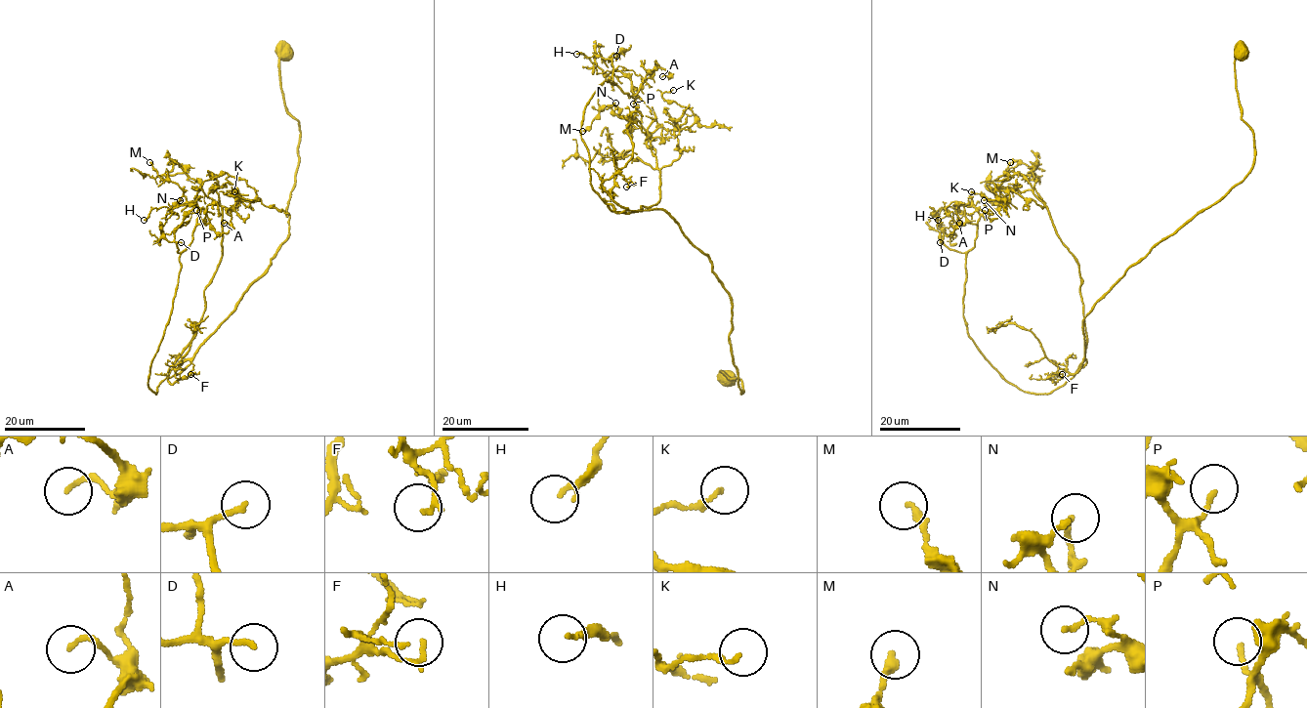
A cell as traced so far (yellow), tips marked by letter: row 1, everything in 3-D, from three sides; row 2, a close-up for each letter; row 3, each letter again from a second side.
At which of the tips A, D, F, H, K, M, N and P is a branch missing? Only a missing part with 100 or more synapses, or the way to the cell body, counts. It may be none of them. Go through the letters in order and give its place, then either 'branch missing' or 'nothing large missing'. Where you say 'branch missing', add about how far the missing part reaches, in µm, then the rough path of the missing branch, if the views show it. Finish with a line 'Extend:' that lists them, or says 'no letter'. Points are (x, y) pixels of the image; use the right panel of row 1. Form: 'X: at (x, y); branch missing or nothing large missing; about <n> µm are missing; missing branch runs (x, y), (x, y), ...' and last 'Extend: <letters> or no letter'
A: at (959, 223); nothing large missing
D: at (940, 242); nothing large missing
F: at (1062, 374); nothing large missing
H: at (938, 220); nothing large missing
K: at (971, 191); nothing large missing
M: at (1010, 162); nothing large missing
N: at (984, 200); nothing large missing
P: at (985, 210); nothing large missing
Extend: no letter

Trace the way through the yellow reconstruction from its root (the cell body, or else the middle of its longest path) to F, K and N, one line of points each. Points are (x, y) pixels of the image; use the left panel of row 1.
F: (284, 51), (279, 86), (300, 133), (286, 209), (289, 236), (193, 359), (168, 380), (190, 374)
K: (284, 51), (300, 133), (289, 236), (174, 367), (222, 256), (222, 208), (235, 190), (254, 200), (234, 191)
N: (284, 51), (300, 133), (289, 236), (174, 367), (222, 256), (218, 182), (180, 200)

